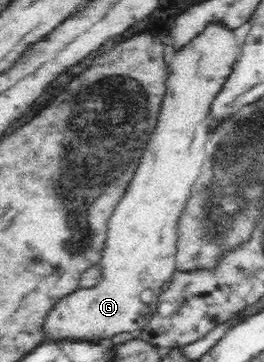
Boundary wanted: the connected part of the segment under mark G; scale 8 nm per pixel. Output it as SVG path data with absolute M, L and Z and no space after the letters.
M210 22L204 30L184 48L177 50L172 58L172 74L166 80L166 93L161 104L156 126L150 132L145 152L138 162L138 168L132 176L128 188L118 201L118 206L108 220L107 239L100 259L102 278L92 288L76 289L72 294L62 298L48 314L44 328L48 328L46 340L97 340L109 342L121 332L142 330L151 323L152 315L158 309L162 286L170 281L177 271L175 256L177 254L177 235L179 219L186 210L187 203L195 192L201 172L208 161L209 114L212 101L222 88L236 62L237 43L234 32L227 29L222 22Z

